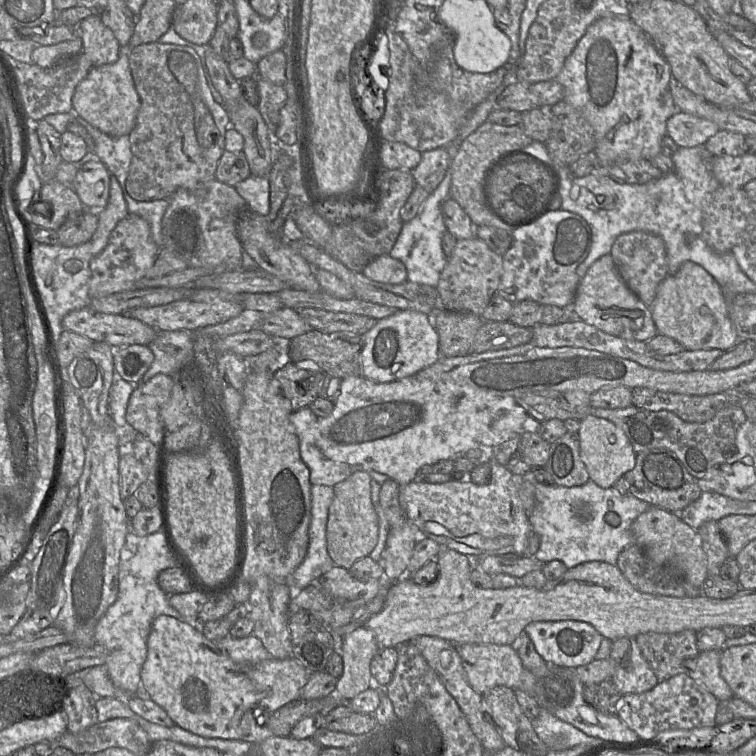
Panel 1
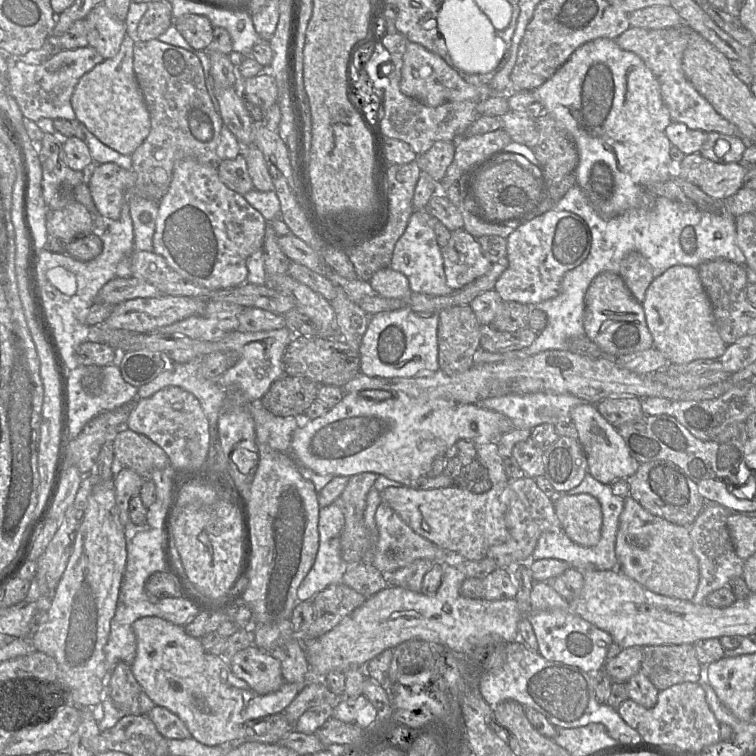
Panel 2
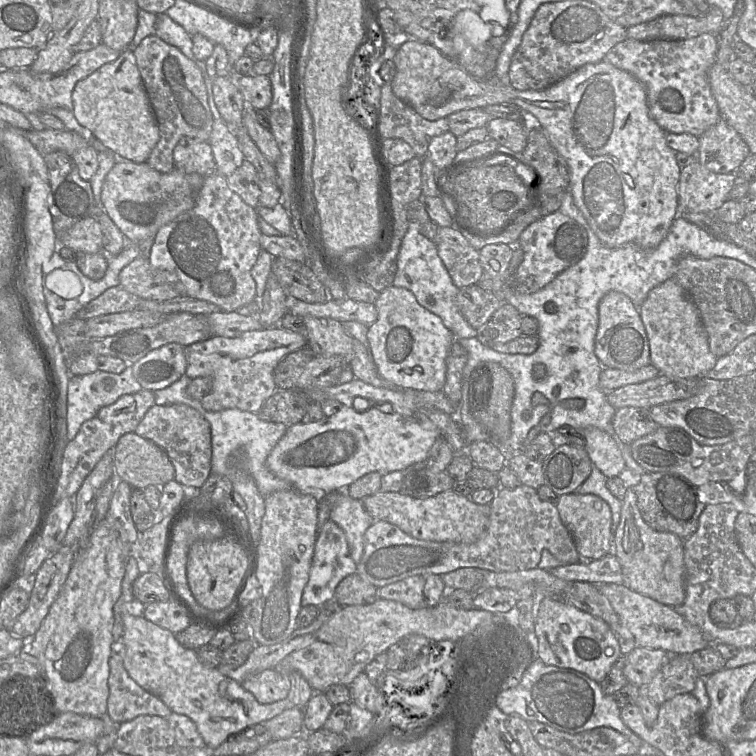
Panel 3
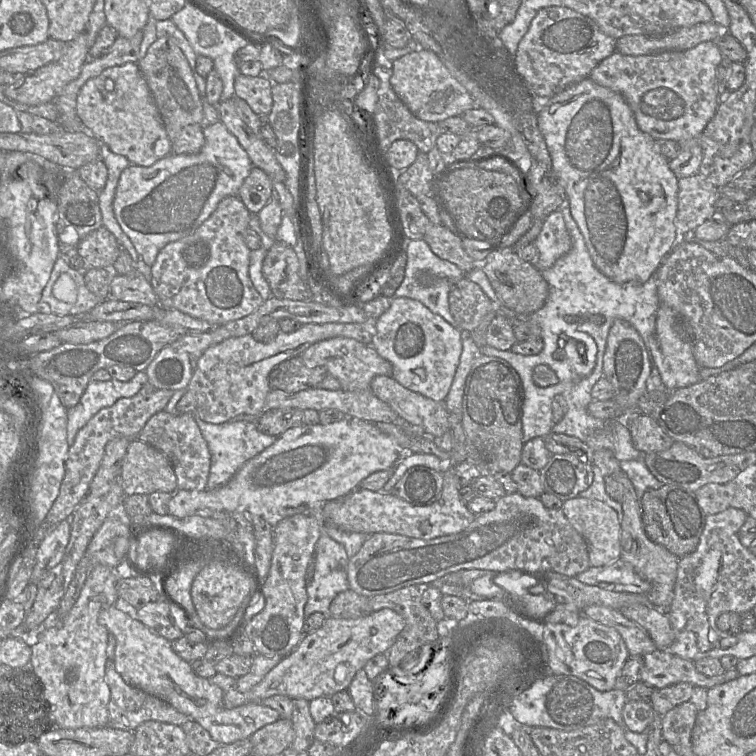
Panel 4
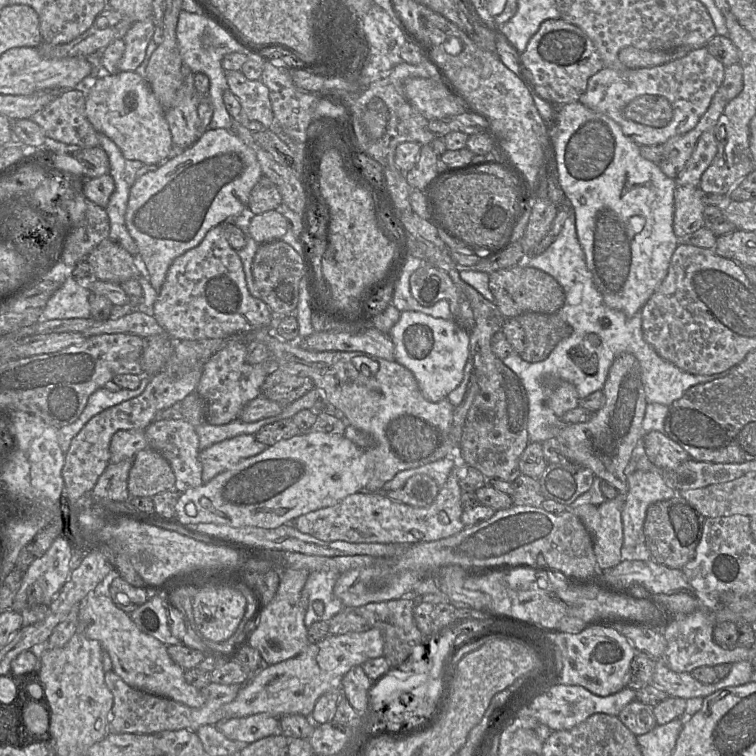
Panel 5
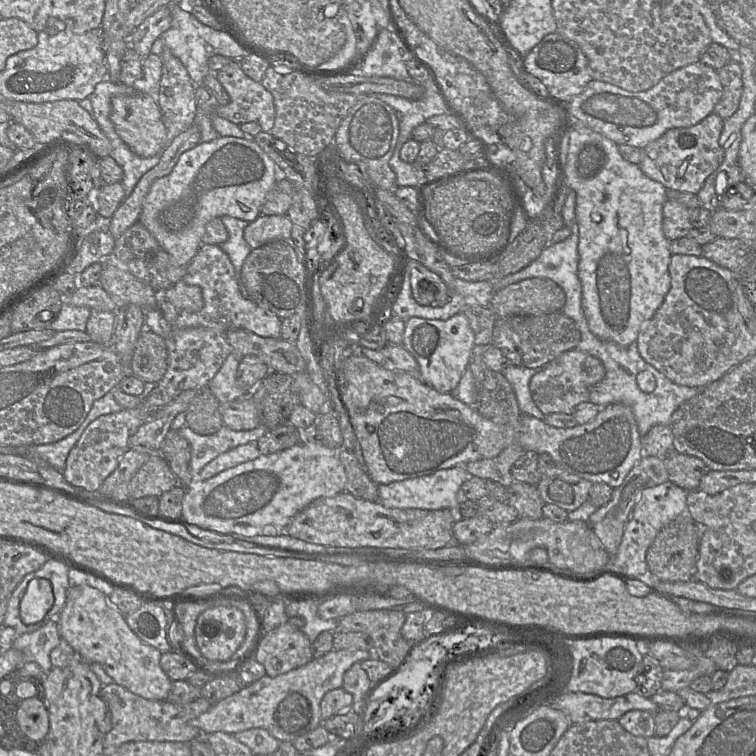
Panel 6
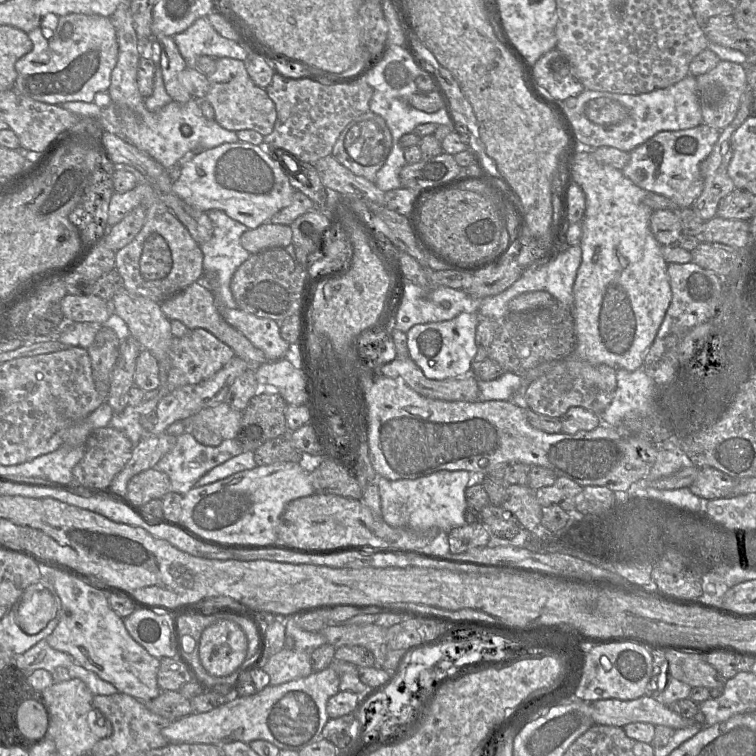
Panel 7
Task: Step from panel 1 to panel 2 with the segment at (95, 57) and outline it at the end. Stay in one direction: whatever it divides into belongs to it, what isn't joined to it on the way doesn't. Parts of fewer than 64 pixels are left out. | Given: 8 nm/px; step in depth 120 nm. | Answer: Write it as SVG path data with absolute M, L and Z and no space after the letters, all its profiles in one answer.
M104 4L95 6L85 21L88 46L96 49L104 60L115 57L127 34L125 21L116 19Z

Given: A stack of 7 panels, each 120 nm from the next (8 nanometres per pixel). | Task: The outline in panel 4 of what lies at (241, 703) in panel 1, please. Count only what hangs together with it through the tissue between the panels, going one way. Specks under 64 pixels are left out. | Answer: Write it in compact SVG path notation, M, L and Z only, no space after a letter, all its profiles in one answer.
M114 606L102 609L98 621L116 639L113 661L122 679L127 684L170 704L178 712L199 723L209 732L211 738L221 745L250 739L256 731L280 719L276 710L261 703L248 702L233 709L226 709L223 705L222 689L209 679L197 676L190 663L173 651L171 642Z

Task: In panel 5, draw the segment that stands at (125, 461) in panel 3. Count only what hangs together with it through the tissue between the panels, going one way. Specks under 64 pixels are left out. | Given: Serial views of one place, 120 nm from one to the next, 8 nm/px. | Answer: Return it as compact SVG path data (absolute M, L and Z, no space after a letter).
M148 447L133 457L127 489L131 497L153 497L173 490L175 475L169 462L156 450Z

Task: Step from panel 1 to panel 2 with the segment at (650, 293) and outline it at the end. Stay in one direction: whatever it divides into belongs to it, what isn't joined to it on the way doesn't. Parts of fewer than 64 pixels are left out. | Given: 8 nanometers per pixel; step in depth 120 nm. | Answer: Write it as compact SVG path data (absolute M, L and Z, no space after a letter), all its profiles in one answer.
M629 252L621 261L618 273L634 298L642 304L646 291L654 280L648 260L639 252Z

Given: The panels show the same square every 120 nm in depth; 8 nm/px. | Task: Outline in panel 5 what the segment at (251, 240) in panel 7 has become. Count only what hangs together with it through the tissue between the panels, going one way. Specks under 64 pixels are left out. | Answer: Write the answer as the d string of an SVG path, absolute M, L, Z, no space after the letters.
M270 210L254 215L249 233L258 244L281 240L287 232L287 219L277 210Z

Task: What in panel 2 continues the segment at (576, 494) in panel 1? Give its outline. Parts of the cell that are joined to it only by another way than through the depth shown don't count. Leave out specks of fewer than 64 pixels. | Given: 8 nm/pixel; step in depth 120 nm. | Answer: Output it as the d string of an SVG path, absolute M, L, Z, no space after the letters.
M589 473L586 474L582 482L577 487L568 490L566 494L590 494L599 501L603 515L601 537L599 542L592 547L581 546L573 542L561 526L553 526L548 531L545 531L540 535L537 545L532 553L532 559L539 560L551 558L565 561L569 563L572 568L582 570L582 572L586 569L617 570L618 559L615 551L616 534L618 531L619 518L624 509L625 500L614 495L611 485L603 484L597 481Z

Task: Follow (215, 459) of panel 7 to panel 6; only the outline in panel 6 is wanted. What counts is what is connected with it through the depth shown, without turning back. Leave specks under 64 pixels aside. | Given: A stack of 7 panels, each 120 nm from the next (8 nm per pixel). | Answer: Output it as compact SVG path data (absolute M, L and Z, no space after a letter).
M223 425L215 434L202 436L184 426L179 430L179 434L190 445L190 471L193 478L197 479L202 468L214 458L237 446L256 442L267 431L263 425L249 431L234 431Z

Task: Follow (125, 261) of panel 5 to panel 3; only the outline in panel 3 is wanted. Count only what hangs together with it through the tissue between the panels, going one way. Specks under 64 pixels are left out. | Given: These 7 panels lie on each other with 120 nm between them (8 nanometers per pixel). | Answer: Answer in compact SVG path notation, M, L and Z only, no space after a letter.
M93 217L80 220L57 239L75 253L94 254L102 251L102 232Z

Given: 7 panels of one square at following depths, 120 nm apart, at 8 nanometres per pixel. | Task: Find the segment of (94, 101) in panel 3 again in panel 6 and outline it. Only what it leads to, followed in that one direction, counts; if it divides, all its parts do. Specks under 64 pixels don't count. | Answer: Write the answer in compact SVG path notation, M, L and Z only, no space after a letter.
M144 93L133 96L115 96L111 99L110 120L121 140L140 157L151 157L168 147L163 114L156 97Z

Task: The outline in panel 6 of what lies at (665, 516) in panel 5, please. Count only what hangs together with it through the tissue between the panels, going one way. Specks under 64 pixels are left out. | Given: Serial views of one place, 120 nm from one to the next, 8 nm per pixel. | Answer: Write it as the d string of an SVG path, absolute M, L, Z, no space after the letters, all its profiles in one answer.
M687 510L666 525L655 537L646 553L648 570L652 577L663 581L689 581L695 579L701 528Z

